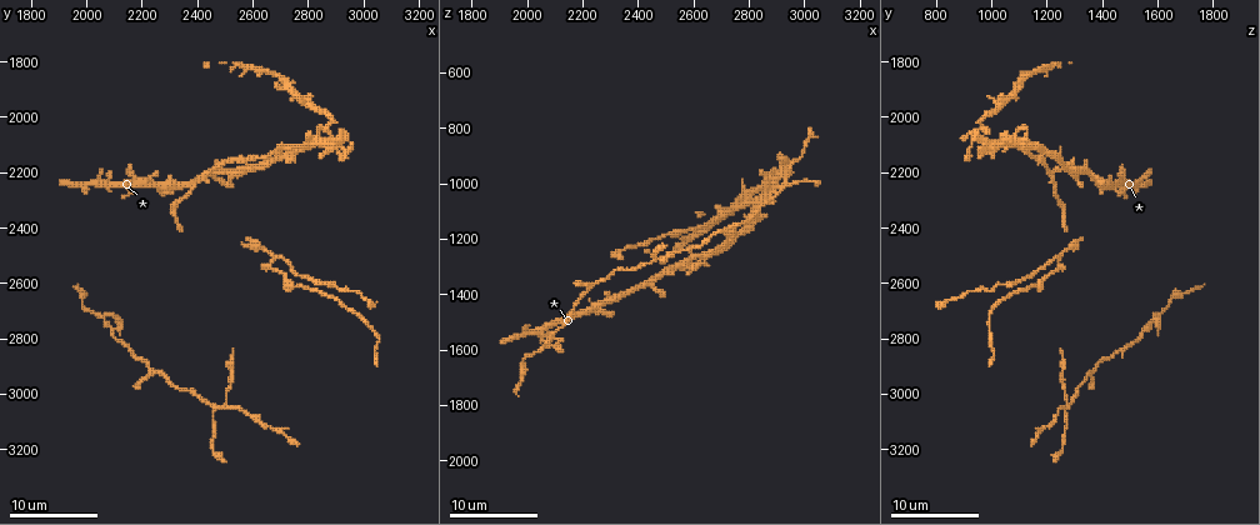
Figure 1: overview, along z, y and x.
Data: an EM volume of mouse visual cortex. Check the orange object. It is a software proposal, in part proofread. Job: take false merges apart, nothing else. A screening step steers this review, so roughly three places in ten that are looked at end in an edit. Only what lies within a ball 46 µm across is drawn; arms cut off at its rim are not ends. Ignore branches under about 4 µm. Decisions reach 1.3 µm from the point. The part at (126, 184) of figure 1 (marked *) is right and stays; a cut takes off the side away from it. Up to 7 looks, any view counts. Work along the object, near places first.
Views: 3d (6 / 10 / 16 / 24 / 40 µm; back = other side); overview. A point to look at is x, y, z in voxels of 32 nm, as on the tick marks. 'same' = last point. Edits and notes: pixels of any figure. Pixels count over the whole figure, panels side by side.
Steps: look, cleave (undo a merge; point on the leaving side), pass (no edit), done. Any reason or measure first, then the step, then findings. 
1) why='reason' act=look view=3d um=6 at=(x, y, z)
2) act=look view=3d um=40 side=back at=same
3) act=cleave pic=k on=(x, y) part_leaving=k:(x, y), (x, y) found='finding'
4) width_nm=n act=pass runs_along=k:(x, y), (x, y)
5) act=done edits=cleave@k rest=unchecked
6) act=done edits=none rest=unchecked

why='a fork' act=look view=3d um=6 at=(2520, 2220, 1310)

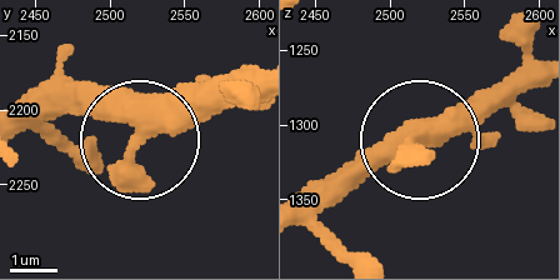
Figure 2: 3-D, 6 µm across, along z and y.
arms=3 act=pass runs_along=2:(20, 128), (115, 115), (151, 131), (231, 71) found='one neuron here'

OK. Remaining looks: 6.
why='three arms meet' act=look view=3d um=6 at=(2670, 2520, 1240)

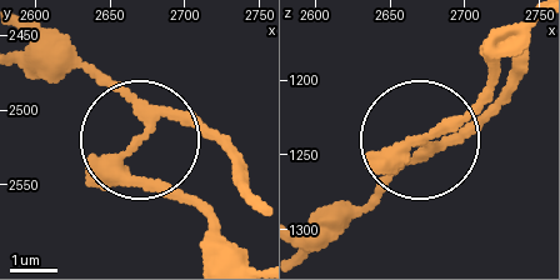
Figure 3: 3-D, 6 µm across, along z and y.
arms=3 act=cleave pic=3 on=(134, 100) part_leaving=3:(123, 165), (179, 121), (250, 193) found='two neurons meet here'

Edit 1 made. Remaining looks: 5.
why='small branch off a trunk' act=look view=3d um=6 at=(2810, 2090, 1080)

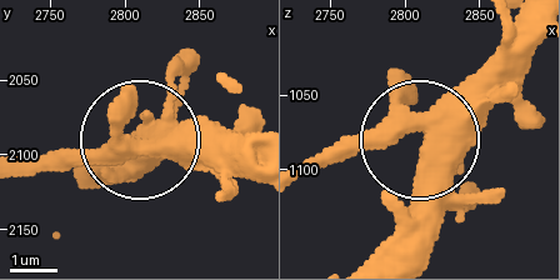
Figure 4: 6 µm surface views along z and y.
arms=3 act=pass found='continuous, no second neuron'

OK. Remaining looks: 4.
act=done edits=cleave@3 rest=unchecked

